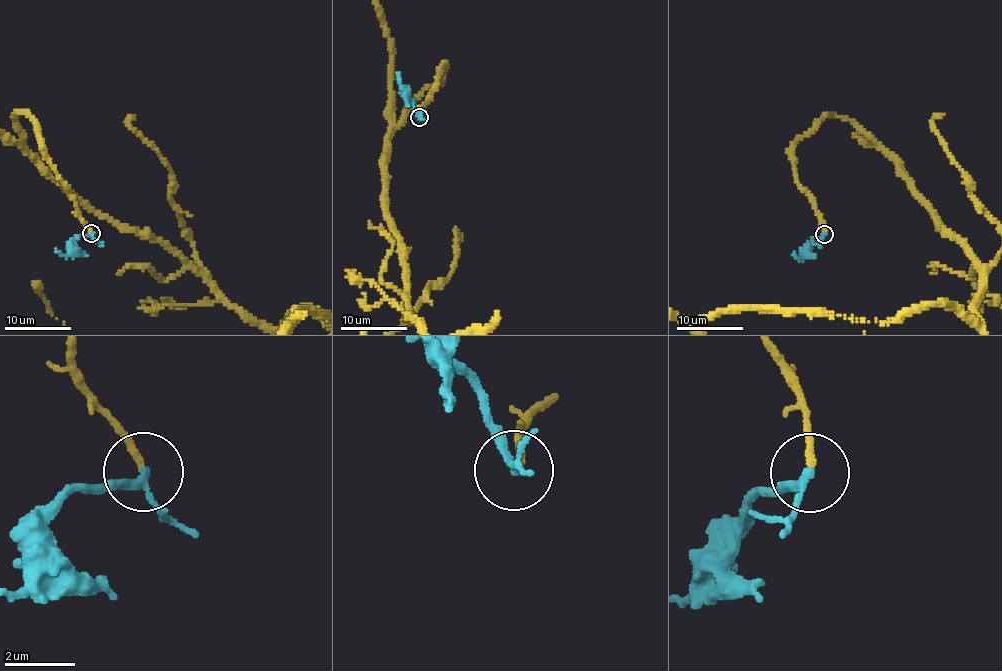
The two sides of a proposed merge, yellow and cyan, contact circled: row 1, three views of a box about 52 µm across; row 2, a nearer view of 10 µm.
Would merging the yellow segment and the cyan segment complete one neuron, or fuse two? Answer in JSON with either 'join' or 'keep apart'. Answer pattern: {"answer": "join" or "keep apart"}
{"answer": "keep apart"}

